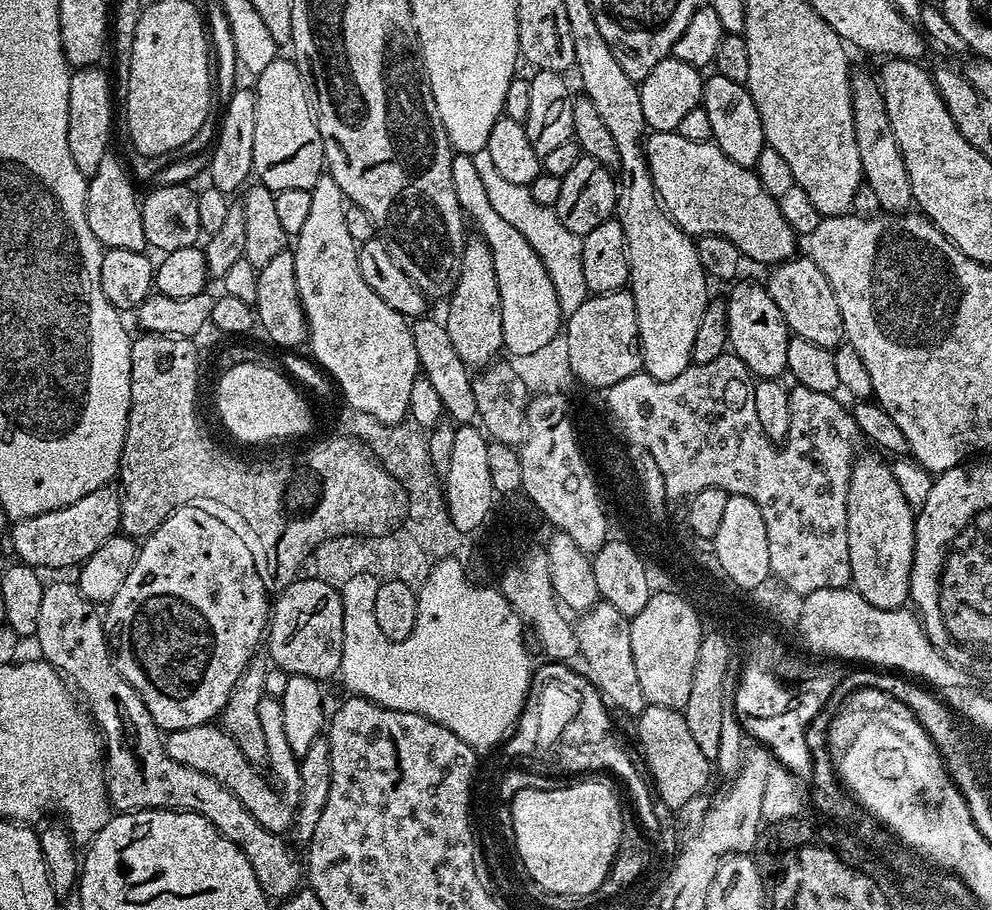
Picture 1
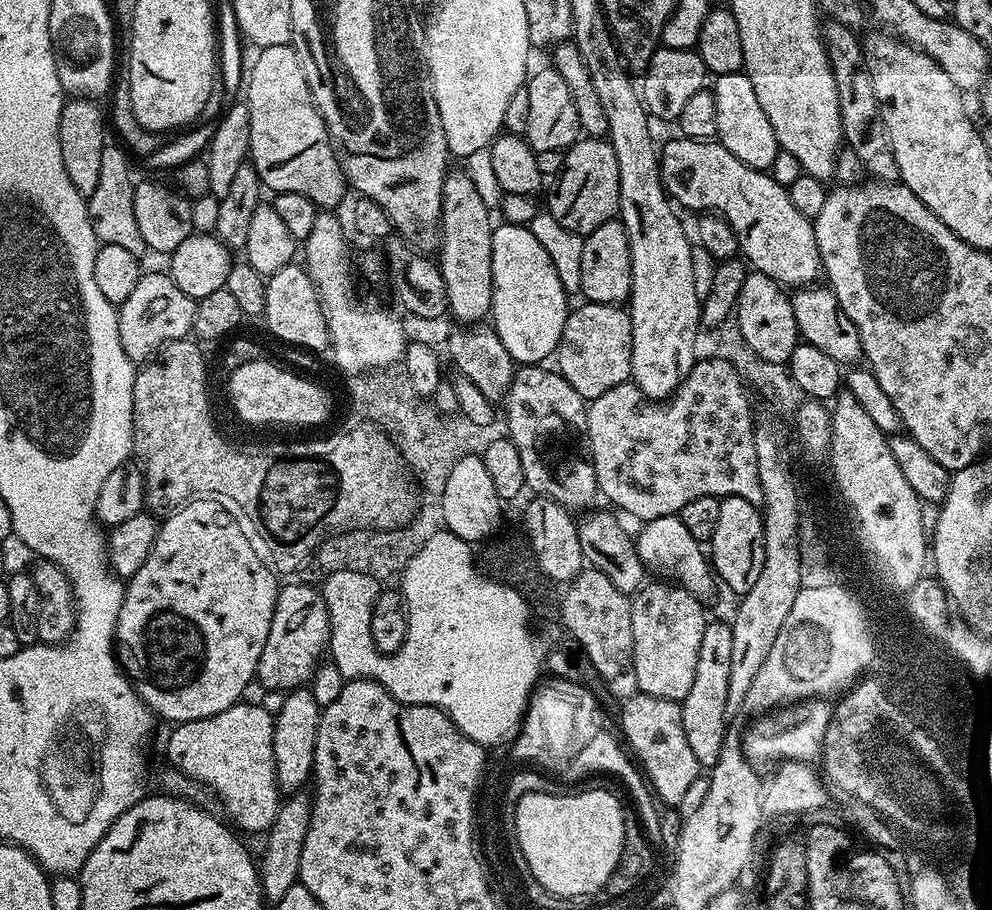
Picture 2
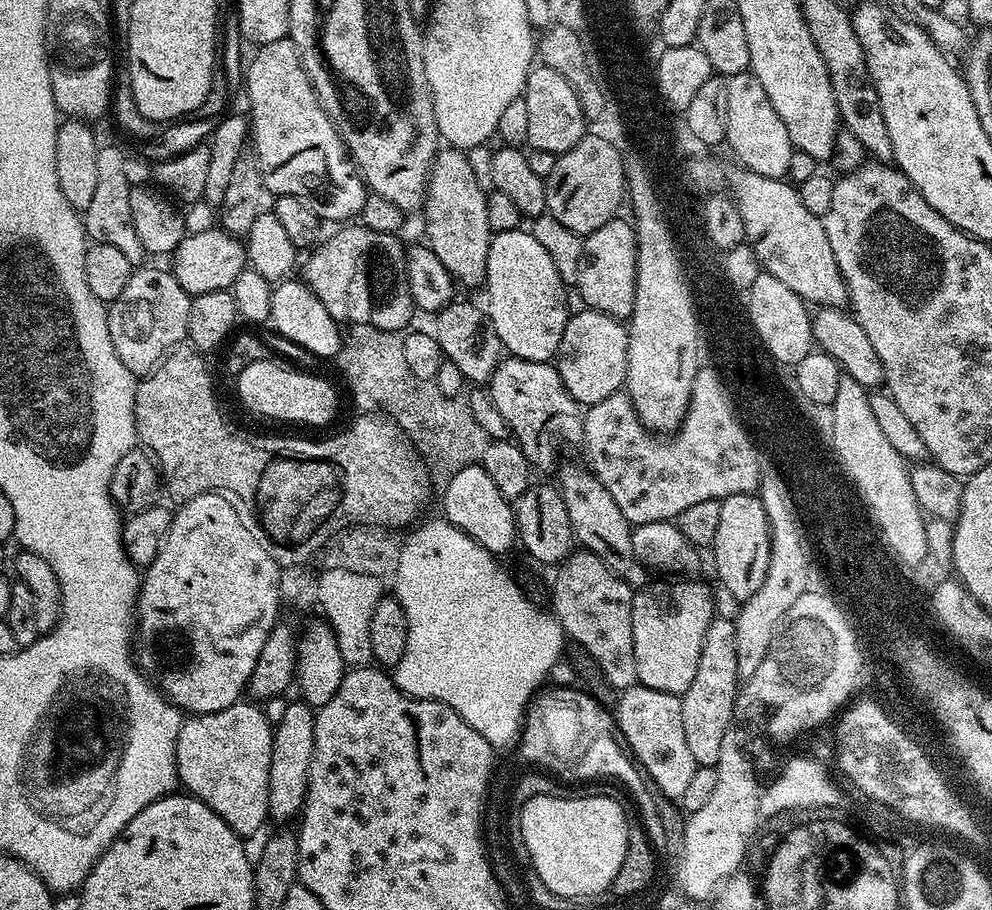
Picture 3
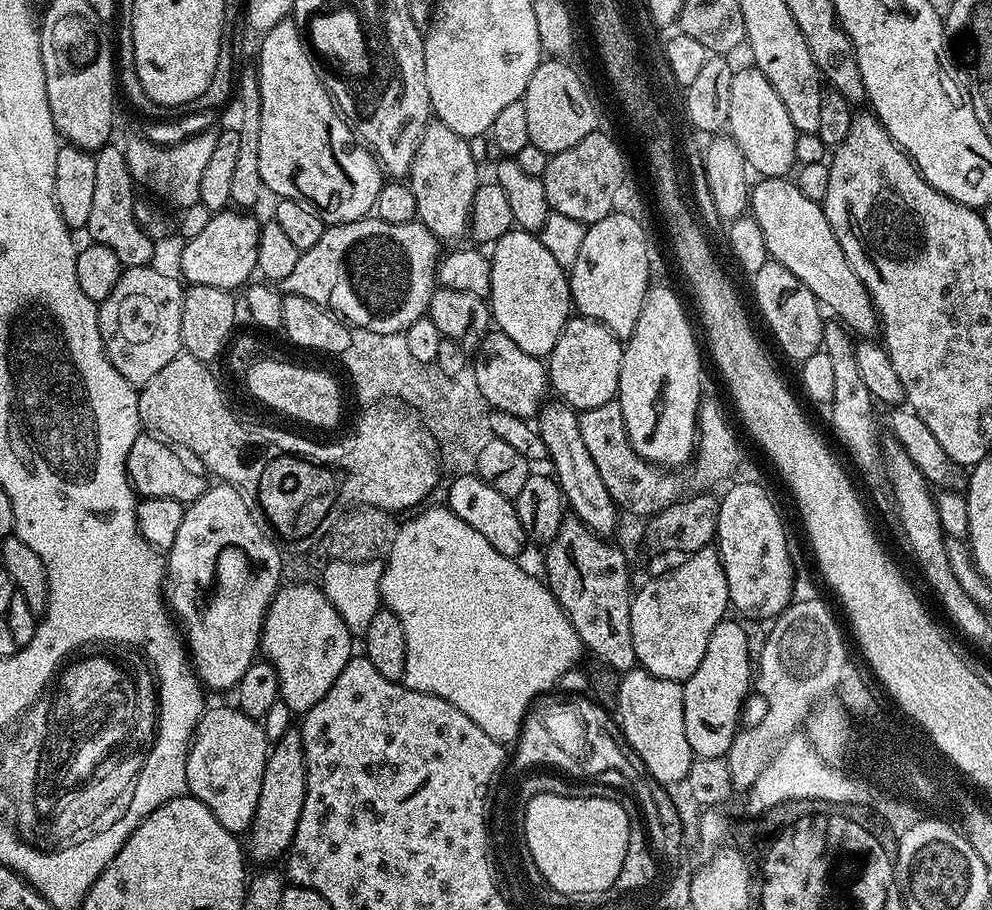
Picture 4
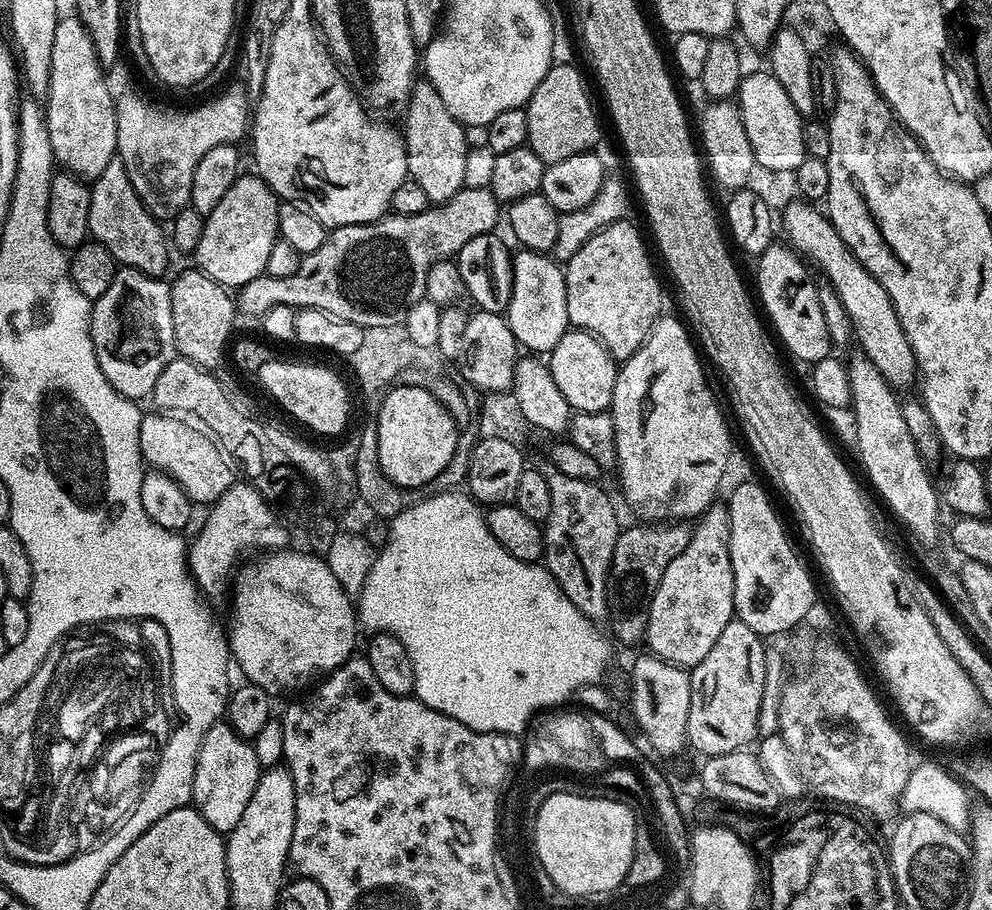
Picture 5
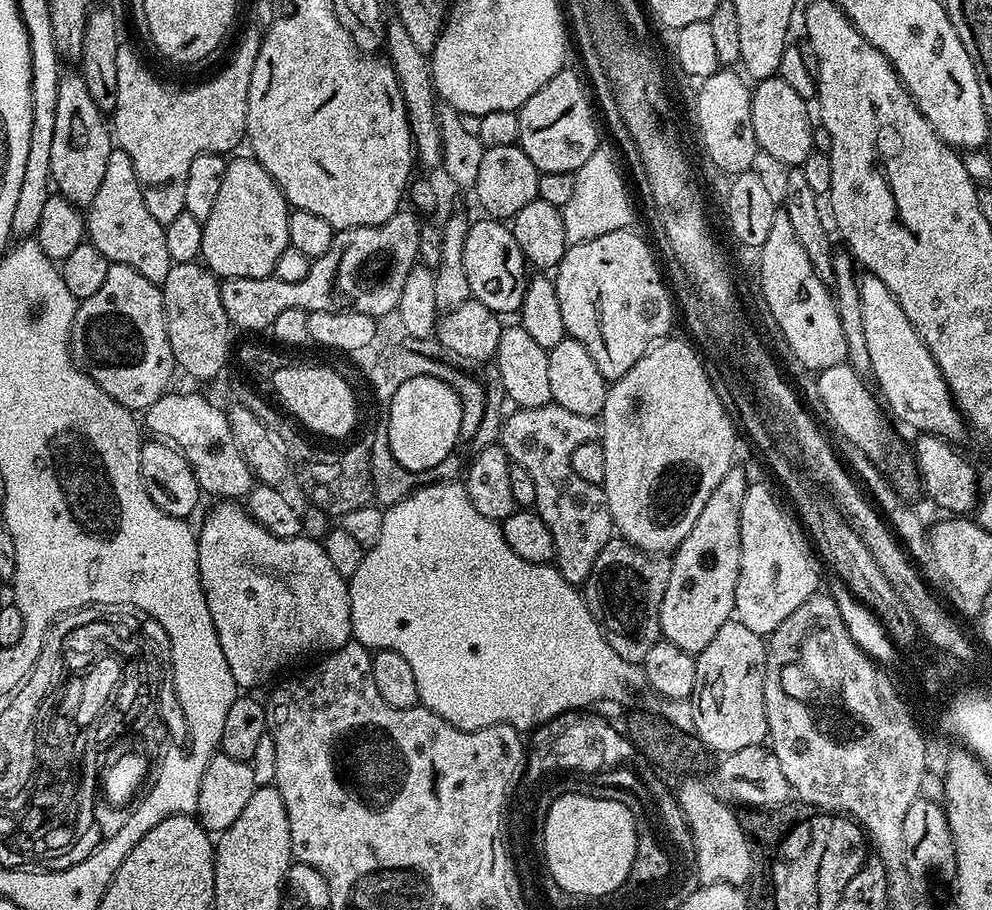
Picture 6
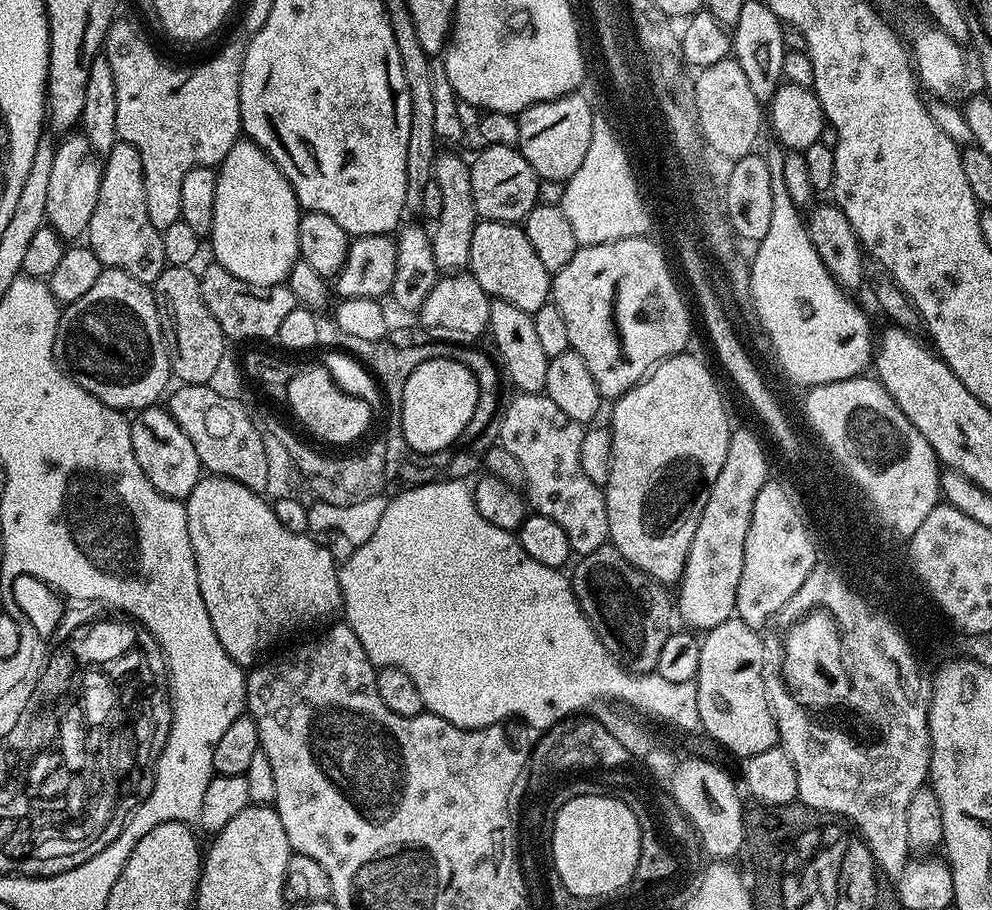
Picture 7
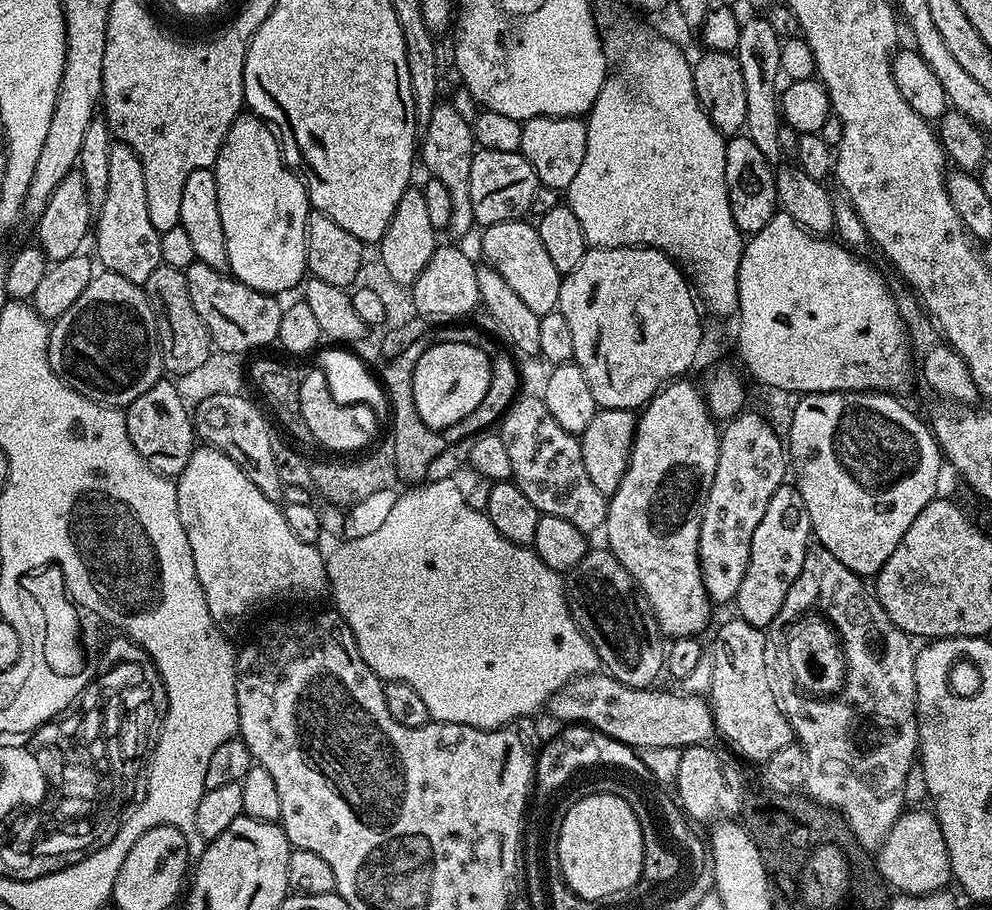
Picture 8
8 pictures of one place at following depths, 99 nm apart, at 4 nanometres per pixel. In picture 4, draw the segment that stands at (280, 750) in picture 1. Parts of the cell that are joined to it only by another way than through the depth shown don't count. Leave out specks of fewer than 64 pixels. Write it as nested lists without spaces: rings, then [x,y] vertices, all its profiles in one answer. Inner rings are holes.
[[[209,707],[201,716],[192,747],[188,750],[186,782],[188,792],[202,801],[206,810],[210,810],[210,814],[214,814],[214,818],[218,818],[218,822],[222,822],[228,832],[244,834],[251,829],[252,819],[258,810],[258,794],[262,794],[262,774],[266,770],[270,743],[263,727],[257,721],[250,719],[239,707],[231,707]]]

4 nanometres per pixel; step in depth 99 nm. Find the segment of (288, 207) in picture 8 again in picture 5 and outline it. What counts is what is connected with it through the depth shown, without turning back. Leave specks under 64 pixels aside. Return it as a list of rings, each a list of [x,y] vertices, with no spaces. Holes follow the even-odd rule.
[[[251,175],[237,176],[222,202],[218,202],[218,206],[204,217],[202,238],[194,253],[195,267],[229,290],[238,290],[250,282],[250,278],[265,275],[264,267],[266,262],[270,262],[270,250],[274,250],[280,235],[278,210],[281,201],[260,175]]]

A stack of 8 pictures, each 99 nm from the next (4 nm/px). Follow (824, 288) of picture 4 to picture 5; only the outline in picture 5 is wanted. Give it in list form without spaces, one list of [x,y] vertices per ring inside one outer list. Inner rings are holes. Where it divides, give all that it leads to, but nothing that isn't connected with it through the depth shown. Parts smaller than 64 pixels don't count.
[[[800,198],[783,208],[787,243],[801,257],[820,267],[820,272],[824,275],[821,277],[826,278],[827,283],[831,284],[838,294],[838,298],[842,298],[842,306],[846,306],[853,333],[858,337],[859,351],[868,355],[870,362],[878,366],[880,373],[893,388],[903,390],[911,380],[913,383],[917,379],[916,355],[898,322],[898,314],[890,302],[890,294],[886,294],[884,287],[860,265],[858,258],[854,258],[854,254],[846,246],[846,242],[842,242],[838,230],[834,230],[834,226],[828,221],[827,215],[816,208],[819,207]]]

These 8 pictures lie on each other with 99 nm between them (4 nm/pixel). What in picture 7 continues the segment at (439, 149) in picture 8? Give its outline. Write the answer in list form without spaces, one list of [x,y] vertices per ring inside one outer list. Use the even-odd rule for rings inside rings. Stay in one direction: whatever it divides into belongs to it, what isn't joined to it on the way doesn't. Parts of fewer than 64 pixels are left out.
[[[441,151],[434,162],[432,178],[438,190],[442,190],[442,214],[438,214],[430,228],[434,262],[441,273],[455,274],[469,267],[470,244],[478,223],[474,189],[470,187],[469,161],[464,161],[456,152]]]

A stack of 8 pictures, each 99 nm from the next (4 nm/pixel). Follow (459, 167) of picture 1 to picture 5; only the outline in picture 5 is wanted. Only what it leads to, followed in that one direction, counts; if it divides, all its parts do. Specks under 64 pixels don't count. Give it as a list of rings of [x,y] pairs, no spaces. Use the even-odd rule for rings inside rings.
[[[520,250],[512,256],[513,288],[506,311],[506,319],[510,330],[514,334],[517,345],[532,354],[551,353],[554,346],[569,331],[568,315],[566,314],[566,282],[564,268],[551,255],[543,252],[529,252]]]

